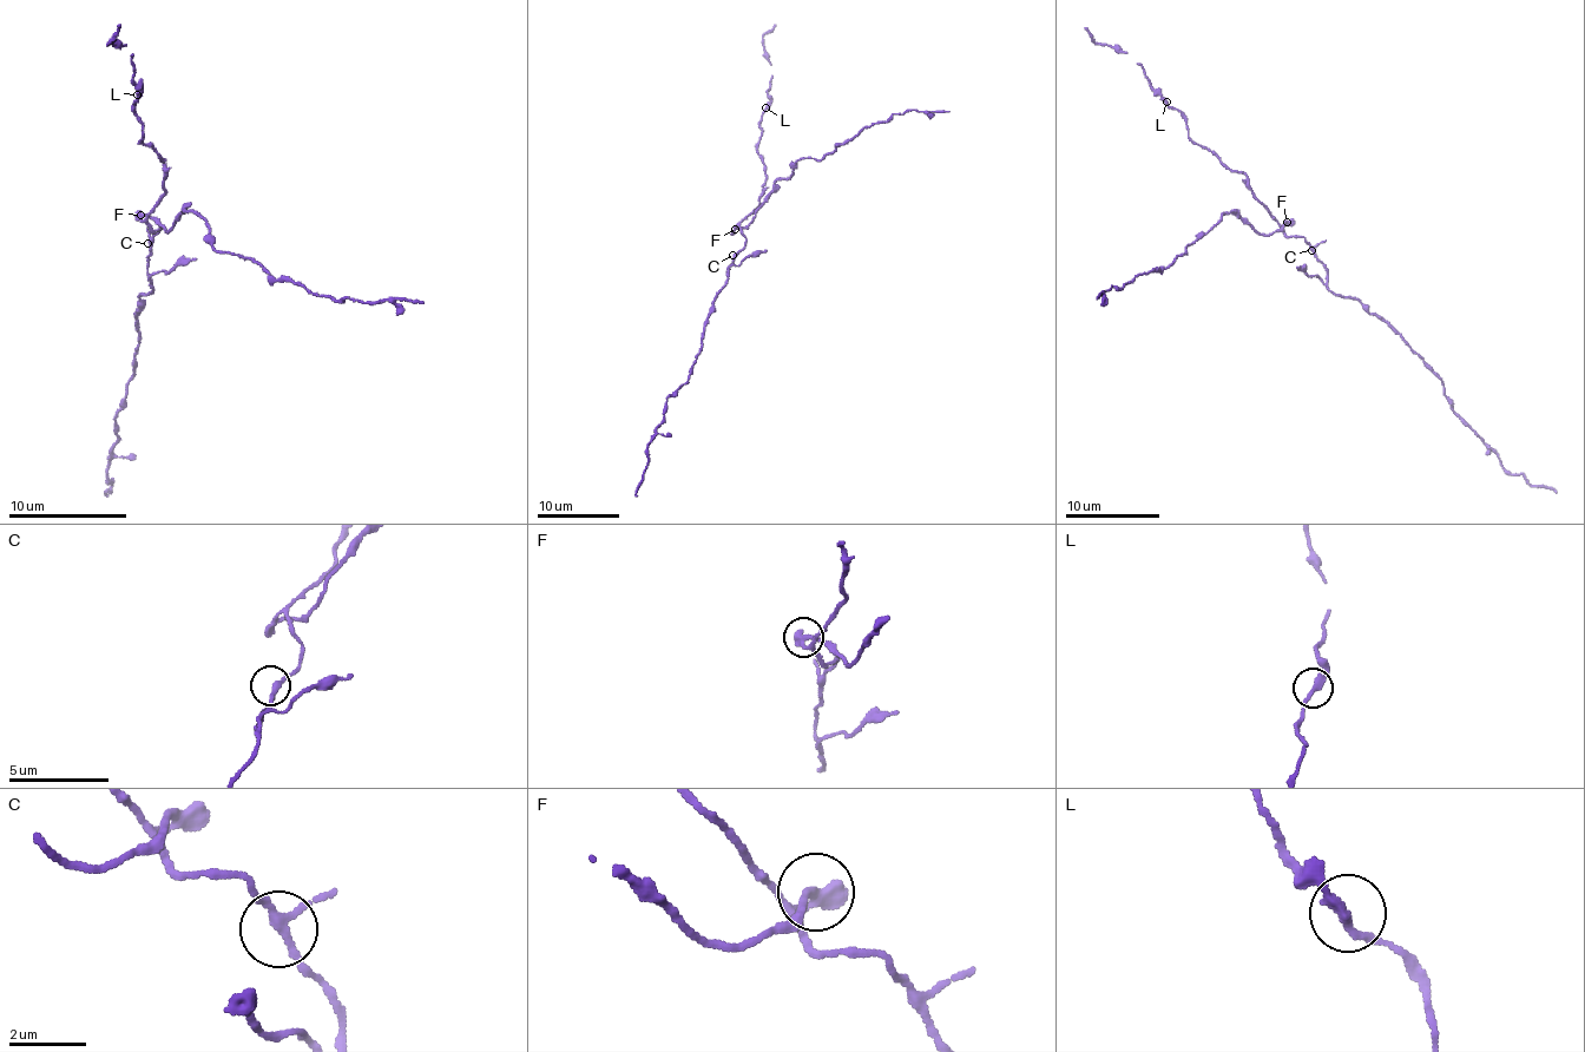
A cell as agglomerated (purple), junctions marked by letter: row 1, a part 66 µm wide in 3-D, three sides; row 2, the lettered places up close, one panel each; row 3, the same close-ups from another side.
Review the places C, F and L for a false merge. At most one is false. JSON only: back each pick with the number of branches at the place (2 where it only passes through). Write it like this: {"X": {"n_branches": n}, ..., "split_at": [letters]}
{"F": {"n_branches": 3}, "split_at": ["F"]}

